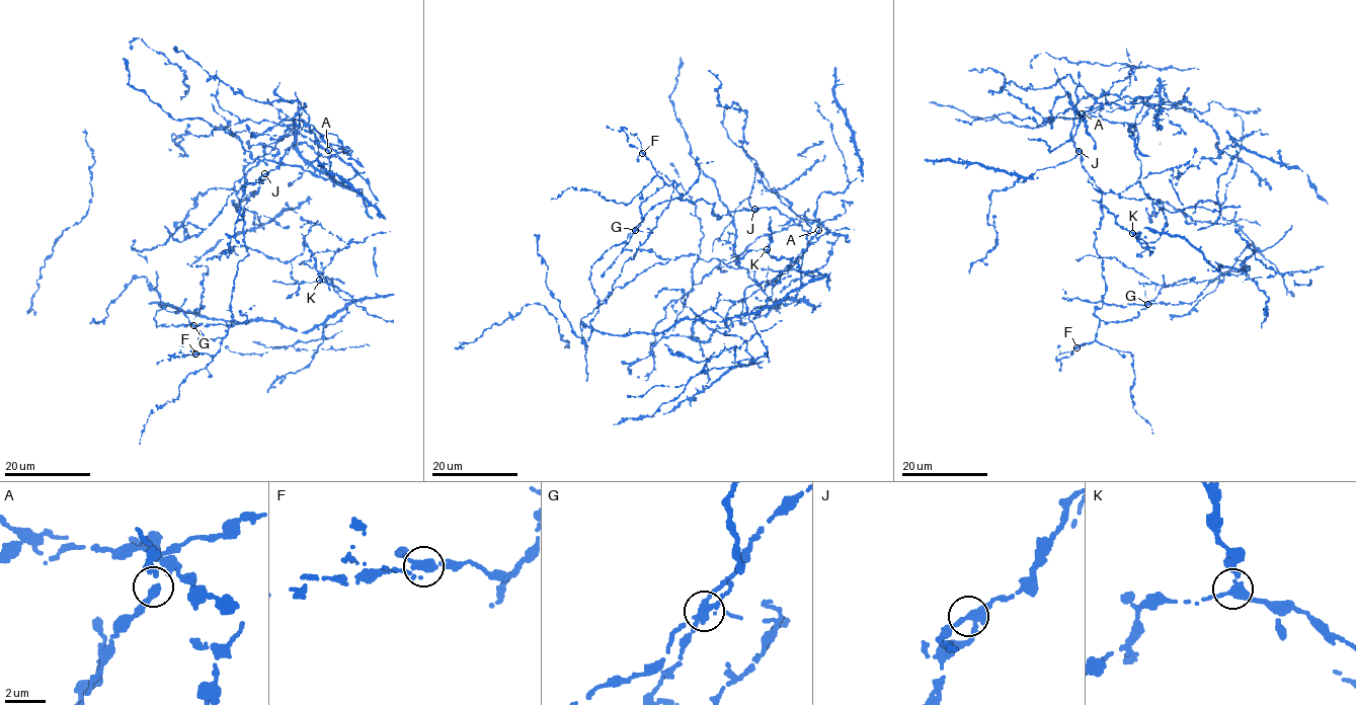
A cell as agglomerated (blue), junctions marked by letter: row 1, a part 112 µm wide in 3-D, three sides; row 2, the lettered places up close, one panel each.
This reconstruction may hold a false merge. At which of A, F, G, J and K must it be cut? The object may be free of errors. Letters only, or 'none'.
G

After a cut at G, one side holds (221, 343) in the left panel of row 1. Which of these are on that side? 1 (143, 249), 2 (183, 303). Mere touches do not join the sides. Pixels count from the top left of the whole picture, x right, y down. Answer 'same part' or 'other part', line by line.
1: same part
2: same part

